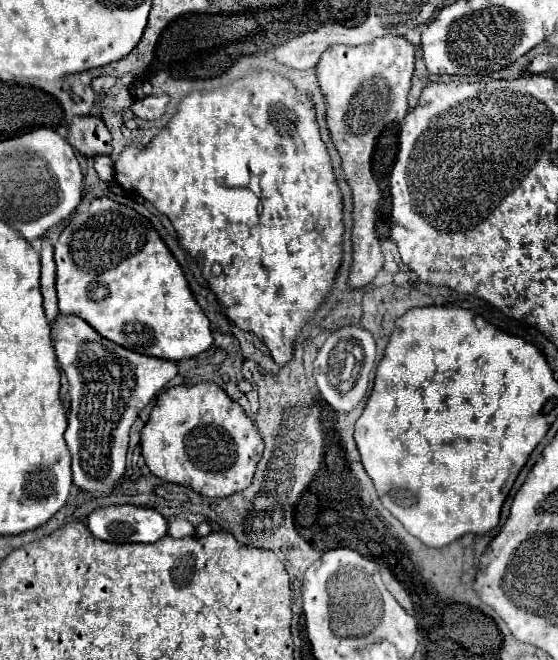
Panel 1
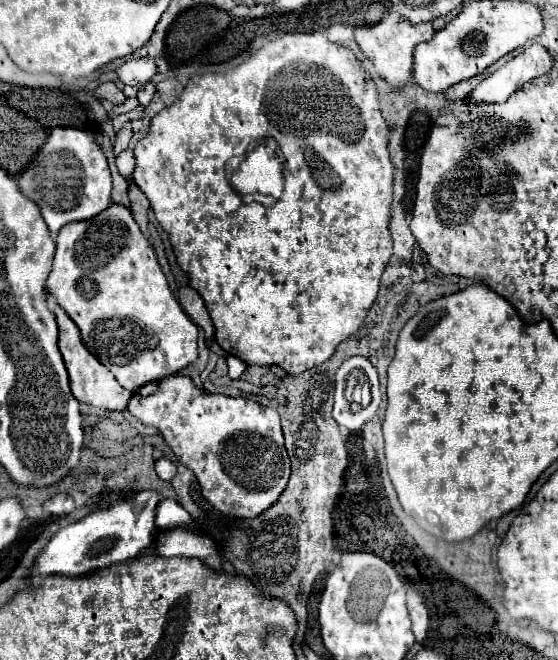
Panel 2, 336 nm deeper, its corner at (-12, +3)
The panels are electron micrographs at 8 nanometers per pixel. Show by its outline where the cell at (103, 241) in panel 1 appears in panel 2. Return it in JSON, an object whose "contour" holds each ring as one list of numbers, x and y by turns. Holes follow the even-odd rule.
{"contour":[[112,203,108,211,102,211,88,223,70,223,68,227,62,227,56,237,54,269,46,281,46,293,54,297,78,325,86,349,108,367,116,381,130,393,150,381,178,373,198,357,198,327,172,297,152,245,146,241,130,209,124,205]]}

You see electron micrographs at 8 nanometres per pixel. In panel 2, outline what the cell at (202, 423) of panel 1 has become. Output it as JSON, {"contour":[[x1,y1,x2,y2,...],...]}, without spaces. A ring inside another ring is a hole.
{"contour":[[172,375,140,387,128,411,144,425,156,427,176,457,194,471,204,499,224,515,256,517,272,507,290,479,290,459,284,447,280,415,260,403,208,395,188,377]]}

